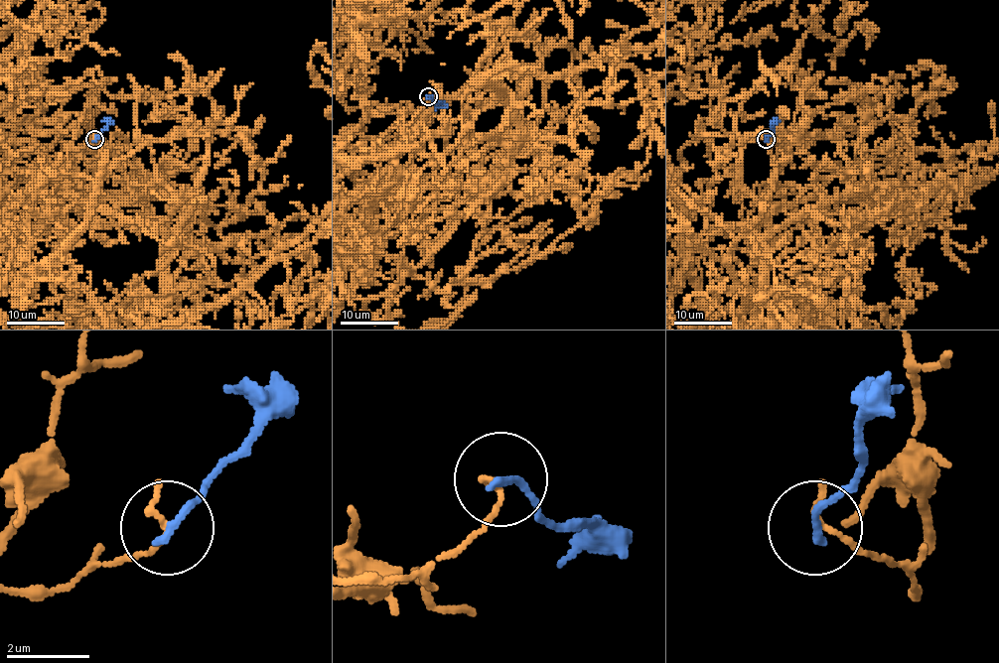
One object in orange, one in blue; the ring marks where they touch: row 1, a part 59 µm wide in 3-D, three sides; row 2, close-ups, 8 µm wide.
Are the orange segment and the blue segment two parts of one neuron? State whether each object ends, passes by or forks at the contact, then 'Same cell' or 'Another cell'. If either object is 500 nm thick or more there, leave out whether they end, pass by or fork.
At the ring orange ends. At the ring blue ends. Another cell

